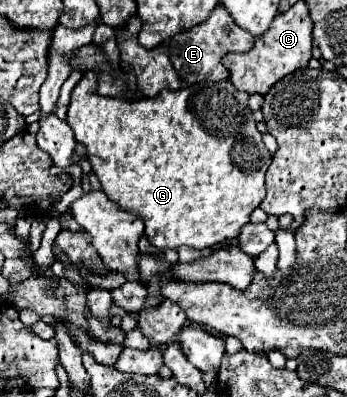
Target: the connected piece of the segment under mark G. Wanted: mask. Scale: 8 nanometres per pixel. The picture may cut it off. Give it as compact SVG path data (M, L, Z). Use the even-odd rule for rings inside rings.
M88 70L84 72L82 80L76 84L74 92L72 92L72 100L70 100L70 108L68 108L68 118L66 122L70 124L70 128L74 130L74 136L78 142L86 144L86 156L92 164L92 170L96 172L102 190L106 192L106 196L116 202L122 210L136 214L142 222L144 222L144 234L148 236L148 240L156 246L156 248L178 248L178 246L190 246L196 250L202 248L212 248L224 240L234 240L236 234L240 232L240 228L250 220L250 212L254 208L260 206L262 198L266 196L266 188L264 188L264 174L266 168L270 166L270 152L262 142L262 136L256 128L256 122L252 118L252 110L248 108L248 94L240 92L232 86L230 80L222 80L222 82L200 82L200 84L192 84L174 92L166 92L162 90L156 98L148 98L148 100L122 100L122 98L108 98L108 96L100 96L98 92L98 72Z

